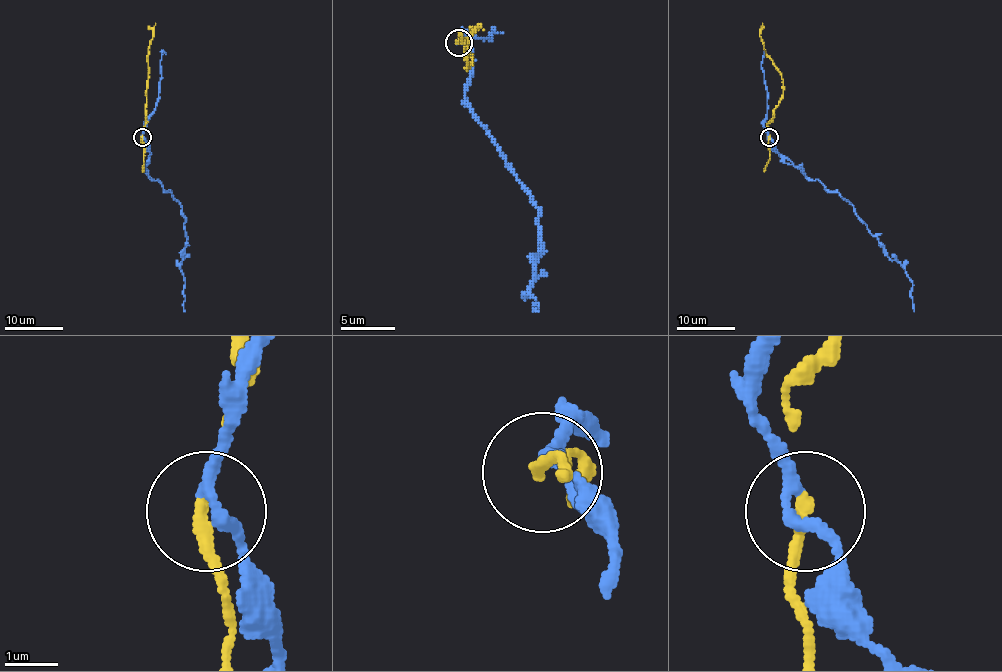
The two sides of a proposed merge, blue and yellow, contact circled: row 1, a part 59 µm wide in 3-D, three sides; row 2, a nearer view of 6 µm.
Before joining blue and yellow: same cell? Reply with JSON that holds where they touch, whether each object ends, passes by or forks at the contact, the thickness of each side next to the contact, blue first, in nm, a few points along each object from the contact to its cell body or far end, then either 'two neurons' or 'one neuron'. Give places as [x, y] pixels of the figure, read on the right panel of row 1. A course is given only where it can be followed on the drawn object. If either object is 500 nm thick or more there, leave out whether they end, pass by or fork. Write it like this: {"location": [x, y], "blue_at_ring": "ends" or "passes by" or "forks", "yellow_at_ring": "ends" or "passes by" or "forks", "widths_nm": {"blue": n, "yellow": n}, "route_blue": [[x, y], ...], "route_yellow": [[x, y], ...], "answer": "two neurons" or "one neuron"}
{"location": [769, 137], "blue_at_ring": "passes by", "yellow_at_ring": "passes by", "widths_nm": {"blue": 200, "yellow": 180}, "route_blue": [[768, 138], [802, 172], [836, 191], [853, 207], [878, 244], [905, 270], [912, 283], [909, 296], [914, 311]], "route_yellow": [[770, 138], [767, 123], [783, 94], [783, 80], [778, 69], [765, 53], [759, 35], [762, 23]], "answer": "two neurons"}

